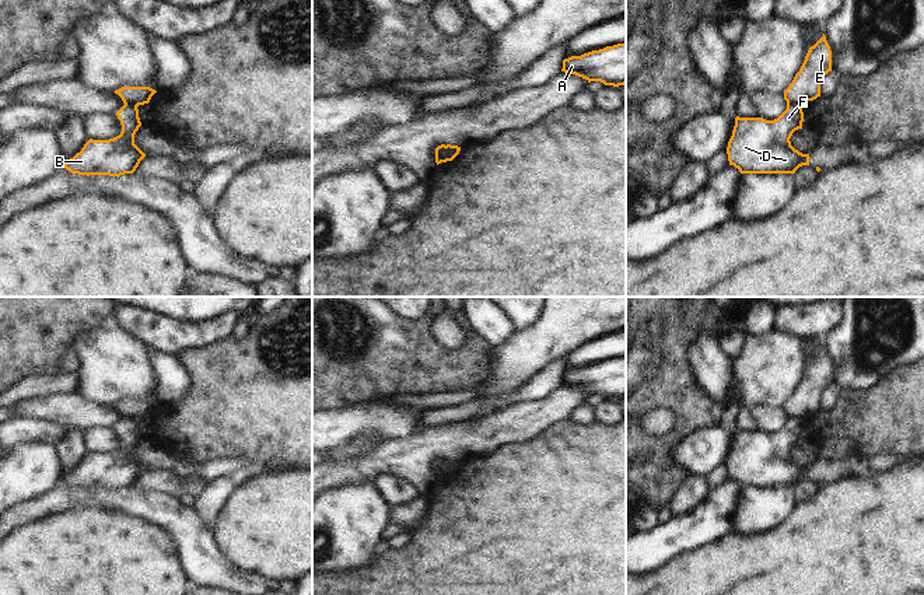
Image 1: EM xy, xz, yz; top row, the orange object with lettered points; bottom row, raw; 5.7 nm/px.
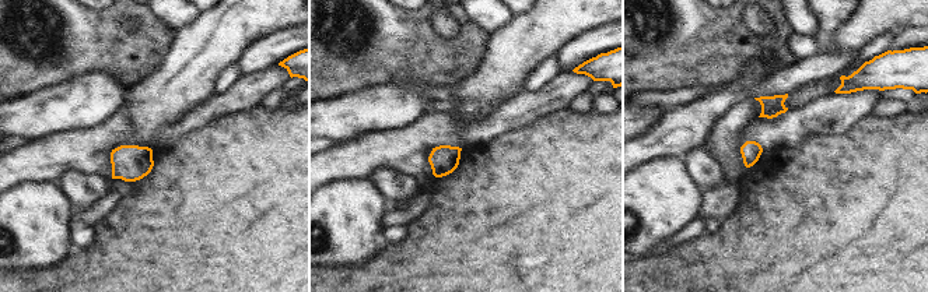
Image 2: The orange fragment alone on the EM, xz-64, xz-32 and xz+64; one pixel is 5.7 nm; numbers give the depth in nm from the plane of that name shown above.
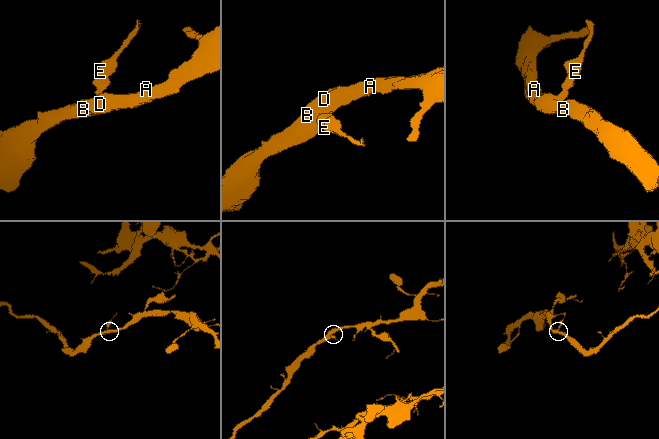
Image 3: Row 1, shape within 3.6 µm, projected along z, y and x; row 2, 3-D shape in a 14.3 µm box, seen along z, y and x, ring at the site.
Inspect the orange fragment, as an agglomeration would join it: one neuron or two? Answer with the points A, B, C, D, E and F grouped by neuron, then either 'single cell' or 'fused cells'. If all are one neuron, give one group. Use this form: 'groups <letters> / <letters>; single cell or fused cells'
groups A B C D F / E; fused cells

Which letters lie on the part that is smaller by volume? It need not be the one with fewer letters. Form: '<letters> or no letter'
E

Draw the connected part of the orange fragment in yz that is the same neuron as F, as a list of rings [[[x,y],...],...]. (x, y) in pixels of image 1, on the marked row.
[[[787,104],[787,109],[774,120],[763,118],[735,118],[732,136],[728,141],[727,154],[729,165],[741,174],[795,174],[802,165],[809,165],[809,154],[802,154],[791,146],[791,136],[802,129],[802,106]]]

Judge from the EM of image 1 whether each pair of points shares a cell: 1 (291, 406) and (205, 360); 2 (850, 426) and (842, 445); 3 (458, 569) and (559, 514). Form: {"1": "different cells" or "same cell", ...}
{"1": "same cell", "2": "different cells", "3": "same cell"}

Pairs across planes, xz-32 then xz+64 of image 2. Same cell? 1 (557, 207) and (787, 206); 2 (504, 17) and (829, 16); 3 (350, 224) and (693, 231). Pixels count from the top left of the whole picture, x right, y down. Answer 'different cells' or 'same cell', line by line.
1: same cell
2: different cells
3: different cells

